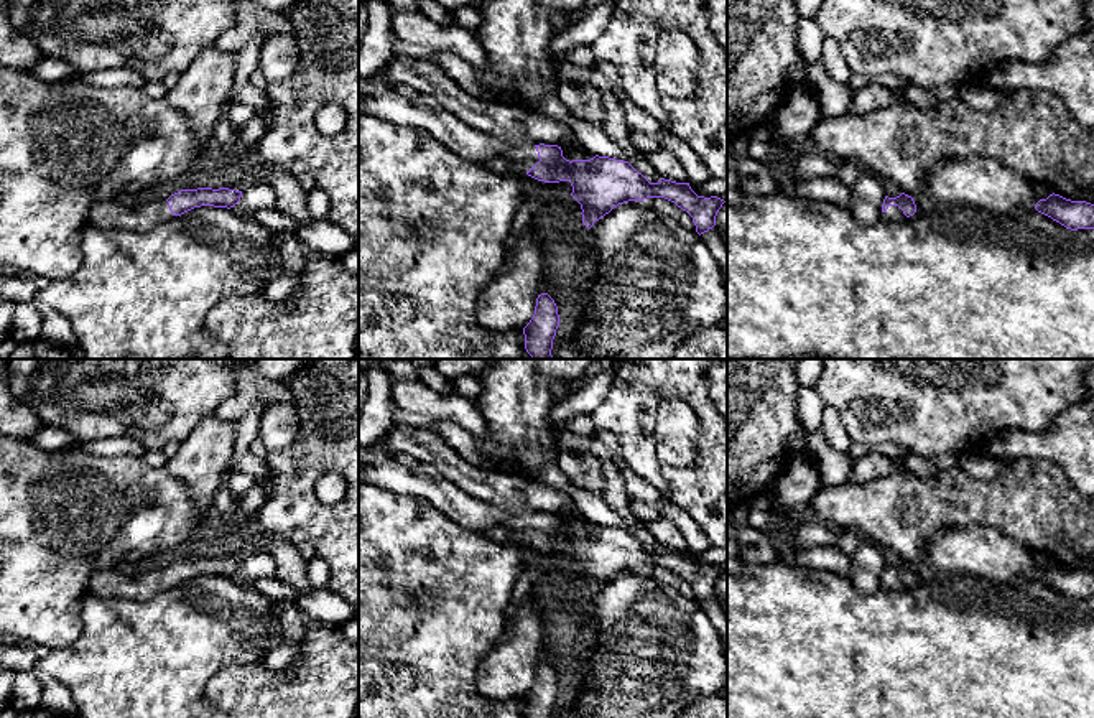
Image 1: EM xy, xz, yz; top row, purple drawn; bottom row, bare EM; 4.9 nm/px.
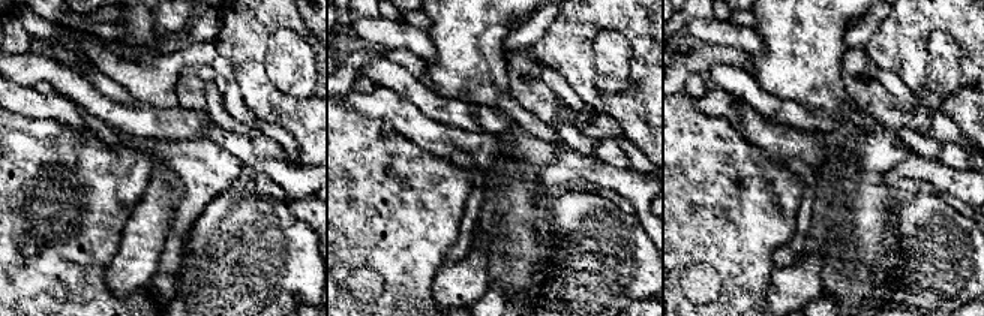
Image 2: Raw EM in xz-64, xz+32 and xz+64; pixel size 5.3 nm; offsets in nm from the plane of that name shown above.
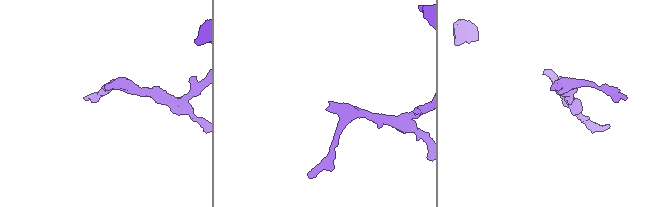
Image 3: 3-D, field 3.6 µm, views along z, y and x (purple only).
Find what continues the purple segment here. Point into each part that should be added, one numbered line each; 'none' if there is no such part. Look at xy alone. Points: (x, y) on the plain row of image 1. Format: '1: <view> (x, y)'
1: xy (109, 583)

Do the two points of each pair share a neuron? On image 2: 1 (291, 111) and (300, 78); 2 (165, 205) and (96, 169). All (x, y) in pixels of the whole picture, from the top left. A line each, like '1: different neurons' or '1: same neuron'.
1: different neurons
2: different neurons

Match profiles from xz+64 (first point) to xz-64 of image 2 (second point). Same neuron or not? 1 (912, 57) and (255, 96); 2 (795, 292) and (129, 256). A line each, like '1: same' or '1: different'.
1: same
2: same

